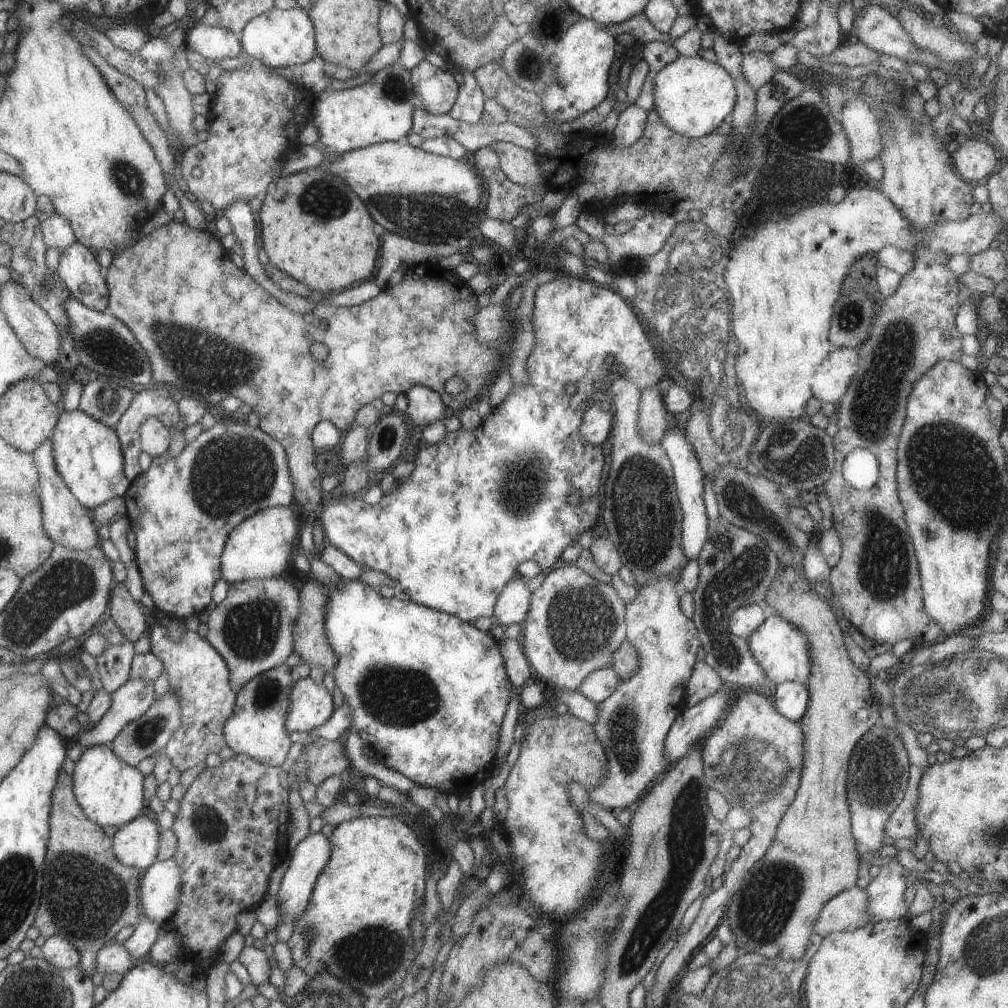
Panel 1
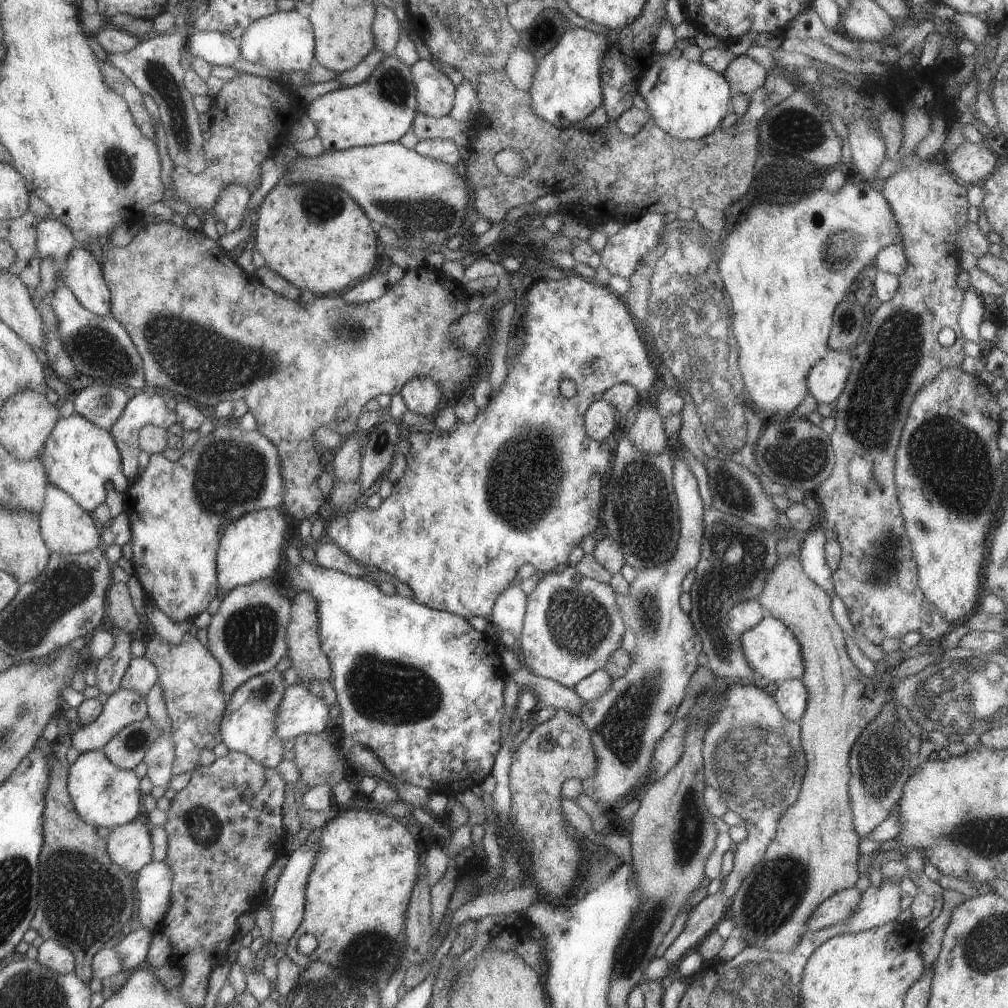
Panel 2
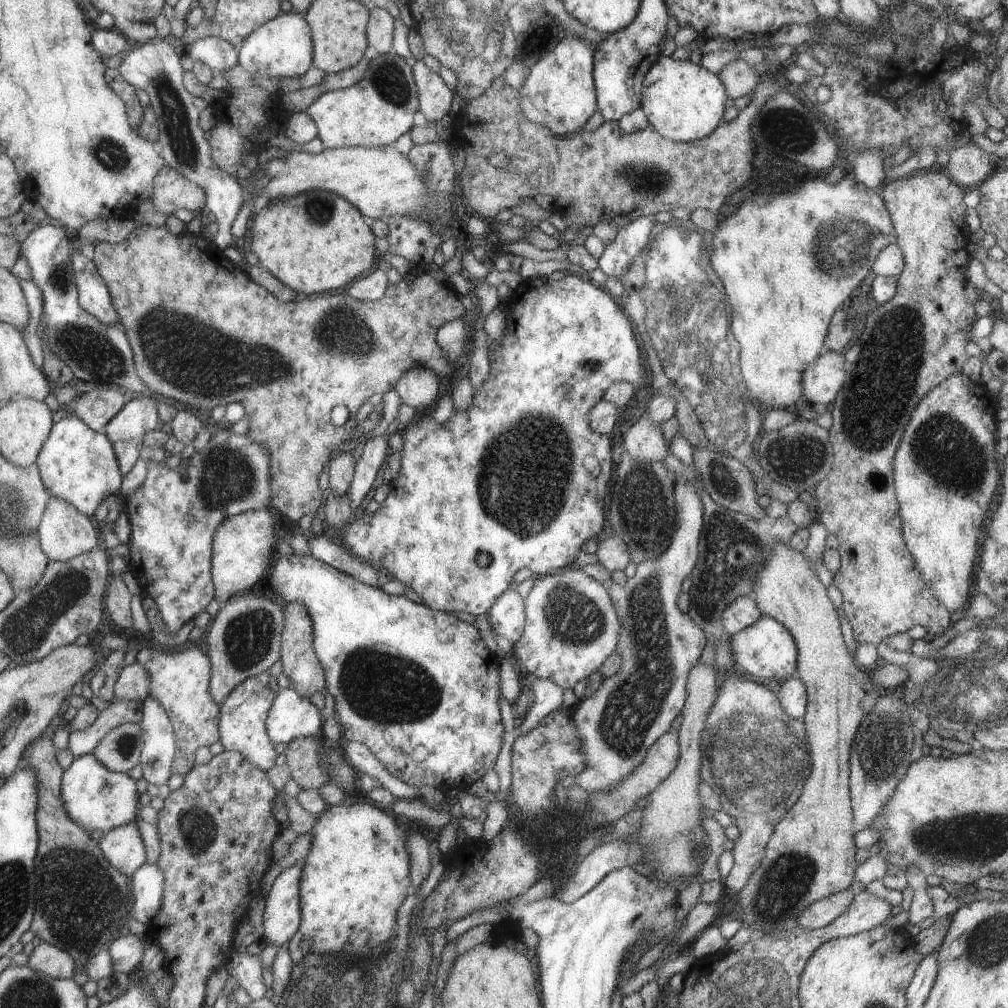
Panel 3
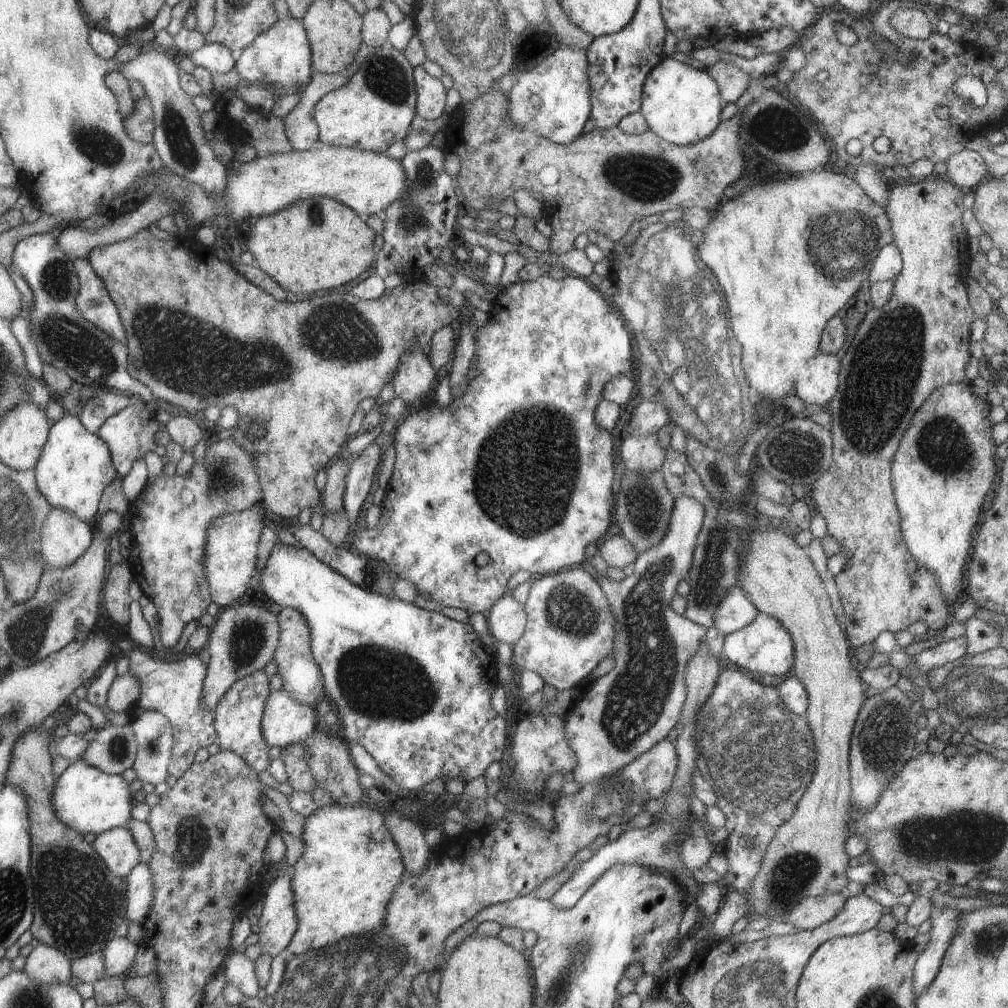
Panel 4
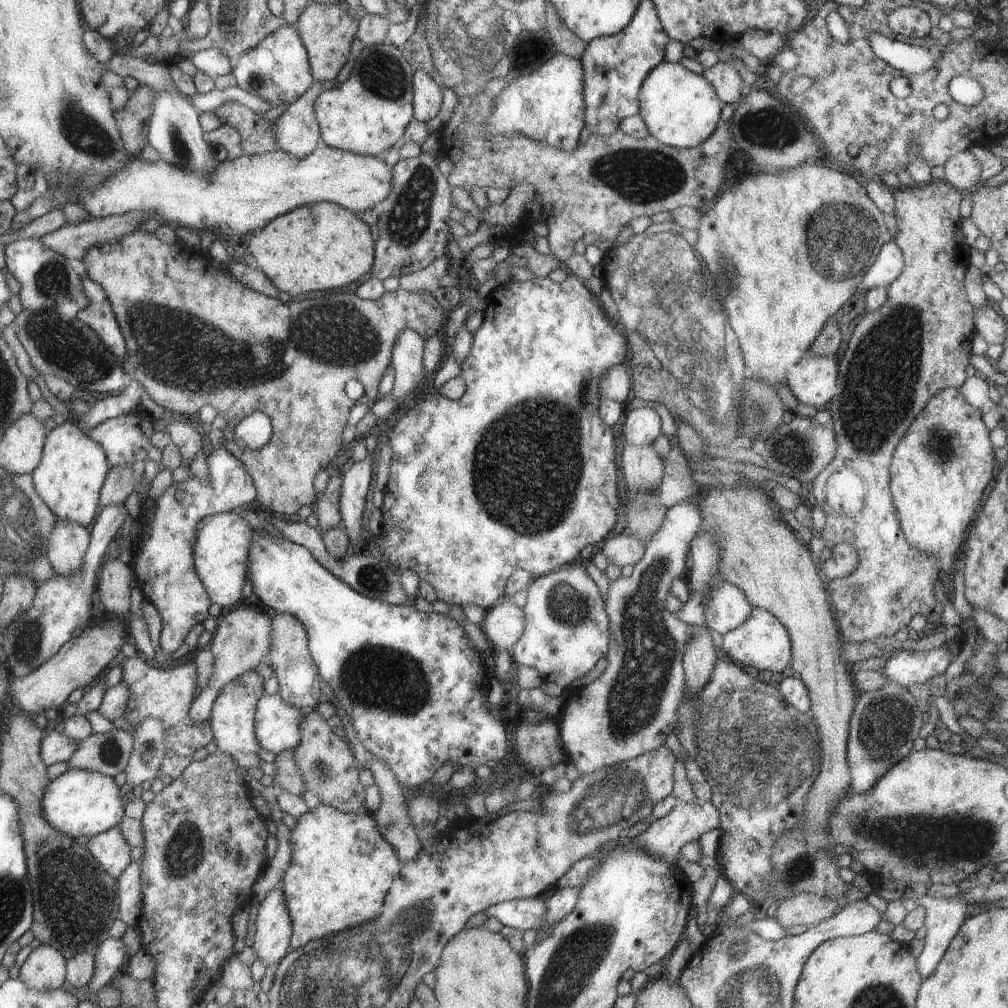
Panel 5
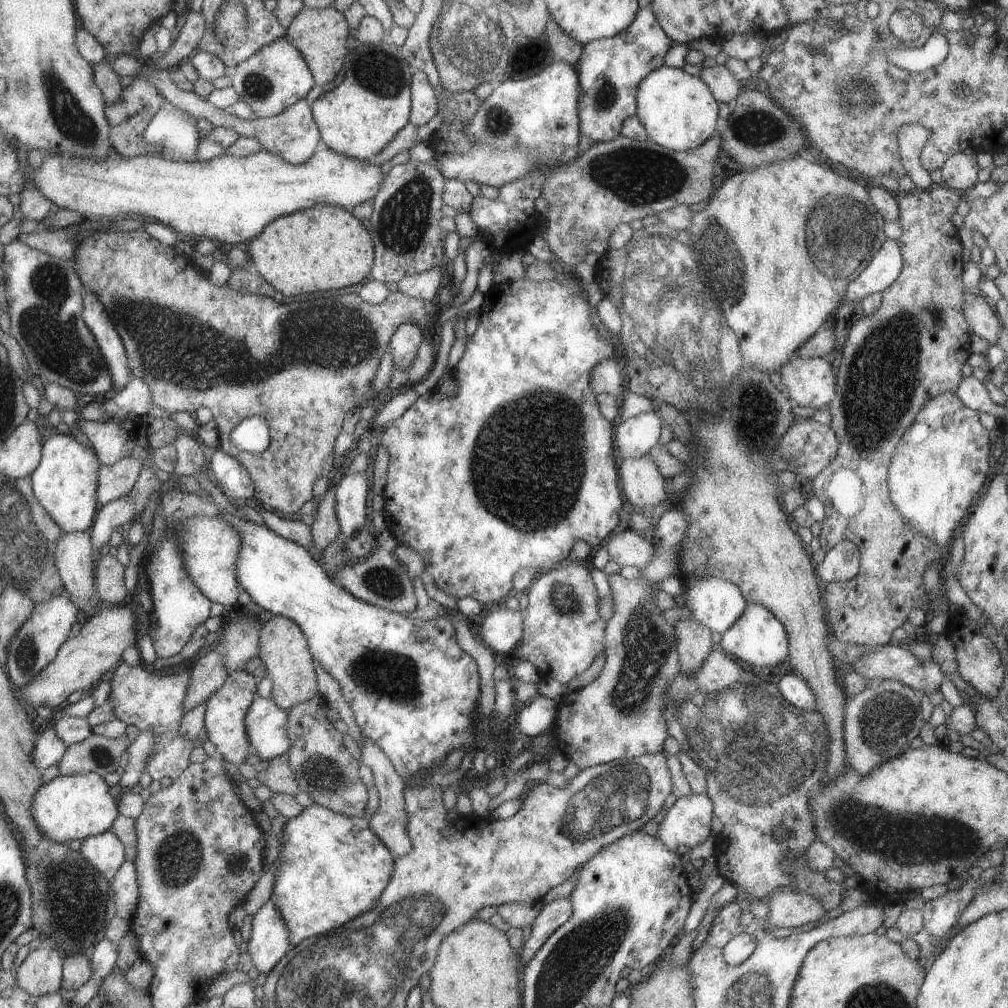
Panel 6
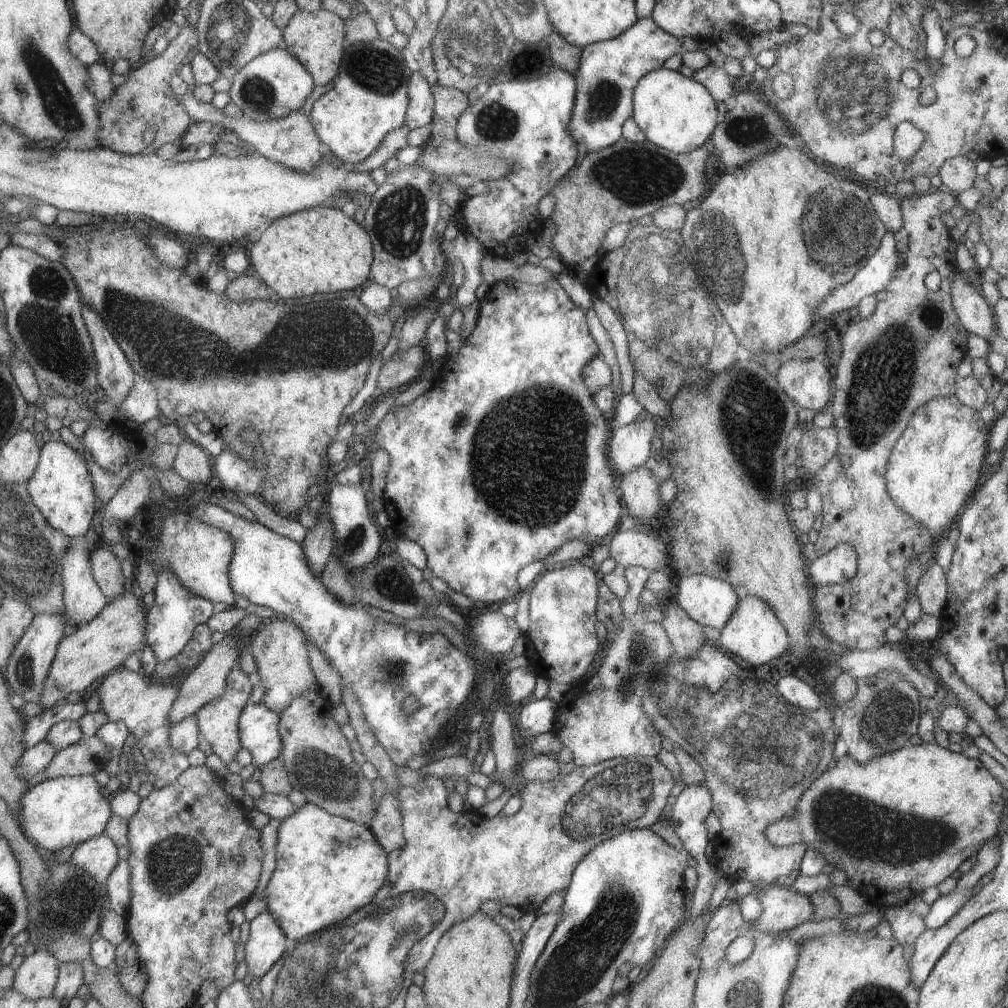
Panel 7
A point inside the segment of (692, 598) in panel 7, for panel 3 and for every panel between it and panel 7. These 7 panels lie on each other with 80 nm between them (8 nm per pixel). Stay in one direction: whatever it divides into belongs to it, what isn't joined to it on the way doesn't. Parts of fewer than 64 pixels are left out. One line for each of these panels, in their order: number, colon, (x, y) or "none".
3: (742, 612)
4: (735, 611)
5: (726, 607)
6: (716, 603)

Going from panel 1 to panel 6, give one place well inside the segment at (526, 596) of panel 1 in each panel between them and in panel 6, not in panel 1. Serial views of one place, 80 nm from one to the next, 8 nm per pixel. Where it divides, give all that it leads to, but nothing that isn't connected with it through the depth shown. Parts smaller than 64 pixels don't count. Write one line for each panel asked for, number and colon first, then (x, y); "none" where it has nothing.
2: (508, 611)
3: (506, 616)
4: (506, 619)
5: (503, 623)
6: (500, 630)

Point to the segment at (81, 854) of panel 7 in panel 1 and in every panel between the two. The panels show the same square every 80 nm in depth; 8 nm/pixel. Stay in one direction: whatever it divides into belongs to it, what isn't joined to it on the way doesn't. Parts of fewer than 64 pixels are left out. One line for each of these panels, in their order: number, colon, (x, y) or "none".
1: (135, 844)
2: (129, 846)
3: (122, 847)
4: (115, 847)
5: (111, 851)
6: (103, 851)

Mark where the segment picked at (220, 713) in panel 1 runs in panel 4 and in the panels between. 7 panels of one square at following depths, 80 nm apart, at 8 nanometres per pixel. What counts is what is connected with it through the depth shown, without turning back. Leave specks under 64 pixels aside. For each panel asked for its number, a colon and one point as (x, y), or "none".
2: (190, 678)
3: (179, 681)
4: (173, 688)

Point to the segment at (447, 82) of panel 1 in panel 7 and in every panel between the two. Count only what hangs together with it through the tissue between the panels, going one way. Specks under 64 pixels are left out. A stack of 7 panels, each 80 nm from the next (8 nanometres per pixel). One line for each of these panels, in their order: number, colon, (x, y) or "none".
2: (434, 91)
3: (434, 99)
4: (430, 94)
5: (426, 96)
6: (423, 104)
7: (419, 111)

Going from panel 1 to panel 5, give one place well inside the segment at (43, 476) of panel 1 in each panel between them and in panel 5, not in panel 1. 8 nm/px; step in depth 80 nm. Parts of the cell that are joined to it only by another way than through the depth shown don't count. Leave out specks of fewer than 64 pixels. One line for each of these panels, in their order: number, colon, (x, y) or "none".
2: (65, 527)
3: (64, 533)
4: (64, 537)
5: (67, 542)

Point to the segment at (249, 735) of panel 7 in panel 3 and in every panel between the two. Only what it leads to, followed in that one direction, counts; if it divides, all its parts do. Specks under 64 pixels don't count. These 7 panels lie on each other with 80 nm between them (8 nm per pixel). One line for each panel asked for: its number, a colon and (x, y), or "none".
3: (291, 715)
4: (284, 721)
5: (276, 725)
6: (264, 722)

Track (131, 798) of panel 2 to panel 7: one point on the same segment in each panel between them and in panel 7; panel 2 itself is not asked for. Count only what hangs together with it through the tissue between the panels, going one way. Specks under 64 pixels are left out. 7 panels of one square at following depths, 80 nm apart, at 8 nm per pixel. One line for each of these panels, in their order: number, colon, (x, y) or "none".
3: (94, 797)
4: (84, 798)
5: (78, 802)
6: (67, 807)
7: (59, 812)

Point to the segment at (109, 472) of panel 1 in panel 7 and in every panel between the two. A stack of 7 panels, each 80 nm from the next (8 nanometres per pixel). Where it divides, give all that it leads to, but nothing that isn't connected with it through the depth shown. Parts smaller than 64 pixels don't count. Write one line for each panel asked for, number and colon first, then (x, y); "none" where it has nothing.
2: (82, 460)
3: (76, 464)
4: (74, 467)
5: (68, 478)
6: (64, 483)
7: (60, 487)

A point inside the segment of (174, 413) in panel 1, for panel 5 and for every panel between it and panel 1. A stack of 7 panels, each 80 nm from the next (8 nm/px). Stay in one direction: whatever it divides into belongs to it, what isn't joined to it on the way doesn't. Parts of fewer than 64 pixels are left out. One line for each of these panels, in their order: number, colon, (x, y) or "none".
2: (145, 407)
3: (139, 415)
4: (128, 434)
5: (125, 439)

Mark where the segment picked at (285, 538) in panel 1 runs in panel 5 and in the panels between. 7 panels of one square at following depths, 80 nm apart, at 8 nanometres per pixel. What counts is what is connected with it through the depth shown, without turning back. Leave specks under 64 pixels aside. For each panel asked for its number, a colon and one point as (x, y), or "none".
2: (249, 550)
3: (243, 547)
4: (230, 550)
5: (220, 549)

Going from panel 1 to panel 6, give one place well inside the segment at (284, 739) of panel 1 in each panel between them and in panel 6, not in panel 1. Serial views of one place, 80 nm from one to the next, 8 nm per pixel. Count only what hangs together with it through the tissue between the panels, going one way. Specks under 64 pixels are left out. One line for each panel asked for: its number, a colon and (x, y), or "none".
2: (247, 726)
3: (241, 722)
4: (237, 717)
5: (231, 719)
6: (223, 721)

